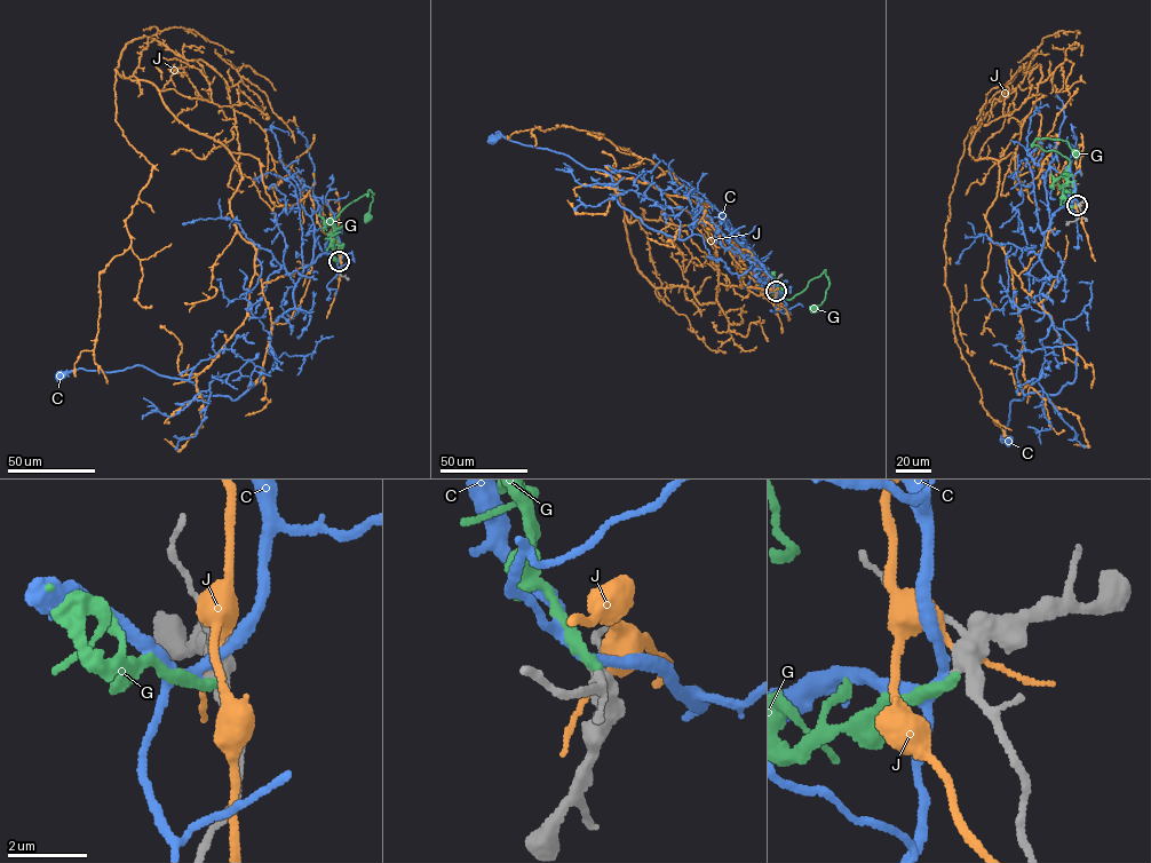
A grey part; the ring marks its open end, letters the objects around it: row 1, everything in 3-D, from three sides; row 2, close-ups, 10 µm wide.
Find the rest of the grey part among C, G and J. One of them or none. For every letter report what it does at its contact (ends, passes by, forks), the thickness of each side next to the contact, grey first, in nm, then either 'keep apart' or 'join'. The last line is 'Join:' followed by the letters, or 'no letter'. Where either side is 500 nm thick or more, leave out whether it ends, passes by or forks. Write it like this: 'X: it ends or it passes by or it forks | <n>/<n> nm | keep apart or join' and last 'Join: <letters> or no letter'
C: it passes by | 360/280 nm | join
G: it ends | 420/320 nm | keep apart
J: it passes by | 400/150 nm | keep apart
Join: C

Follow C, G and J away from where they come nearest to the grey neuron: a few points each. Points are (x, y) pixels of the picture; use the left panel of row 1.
C: (340, 260), (326, 253), (303, 269), (294, 307), (272, 325), (270, 371), (233, 401), (142, 365), (60, 374)
G: (340, 261), (332, 254), (333, 221), (351, 202), (367, 196), (370, 190), (373, 199), (367, 218)
J: (340, 260), (308, 192), (275, 205), (256, 158), (116, 72), (116, 121), (152, 168), (76, 377)

